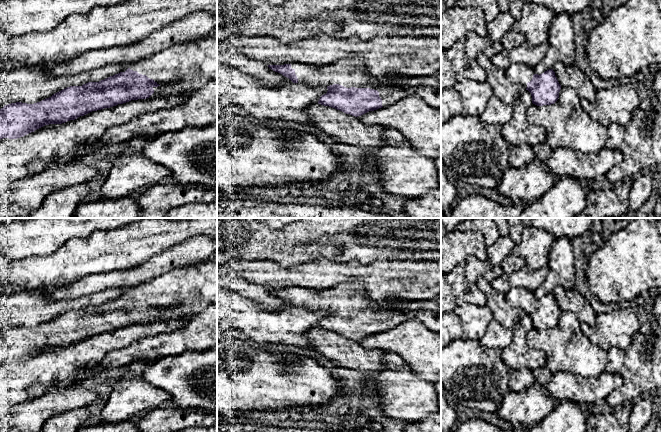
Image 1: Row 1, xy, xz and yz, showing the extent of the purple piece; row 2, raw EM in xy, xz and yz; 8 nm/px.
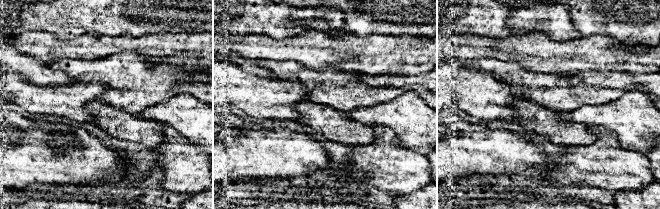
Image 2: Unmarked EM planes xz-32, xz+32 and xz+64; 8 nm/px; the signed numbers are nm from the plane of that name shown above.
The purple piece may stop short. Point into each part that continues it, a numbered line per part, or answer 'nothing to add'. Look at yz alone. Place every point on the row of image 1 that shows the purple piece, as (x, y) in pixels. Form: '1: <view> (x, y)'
1: yz (518, 73)

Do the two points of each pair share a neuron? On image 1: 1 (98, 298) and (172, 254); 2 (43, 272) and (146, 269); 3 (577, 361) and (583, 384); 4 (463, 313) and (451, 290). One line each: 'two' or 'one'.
1: two
2: two
3: two
4: two

